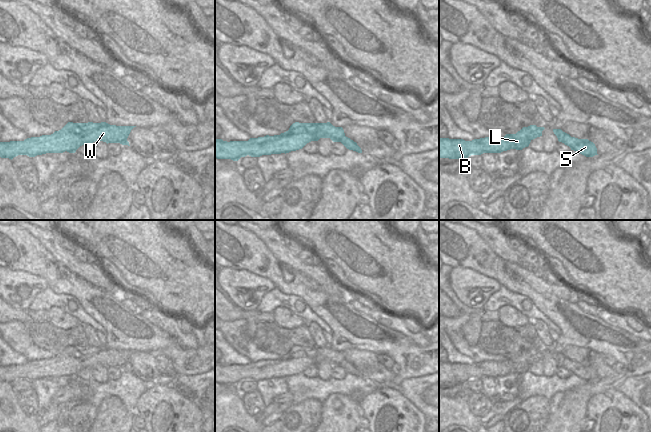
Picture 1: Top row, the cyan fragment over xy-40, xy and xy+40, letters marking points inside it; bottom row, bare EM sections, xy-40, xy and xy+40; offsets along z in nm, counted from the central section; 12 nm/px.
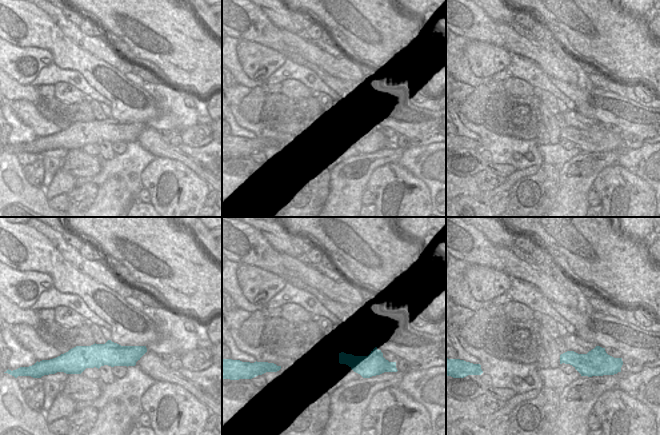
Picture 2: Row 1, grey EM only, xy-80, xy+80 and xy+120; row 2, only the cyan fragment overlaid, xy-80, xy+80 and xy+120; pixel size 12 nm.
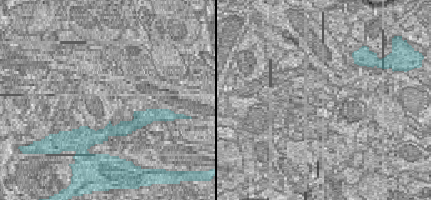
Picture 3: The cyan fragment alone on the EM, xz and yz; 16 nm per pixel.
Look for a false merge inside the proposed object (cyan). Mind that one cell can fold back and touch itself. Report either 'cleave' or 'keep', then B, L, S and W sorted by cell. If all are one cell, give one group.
cleave; groups B L W / S

